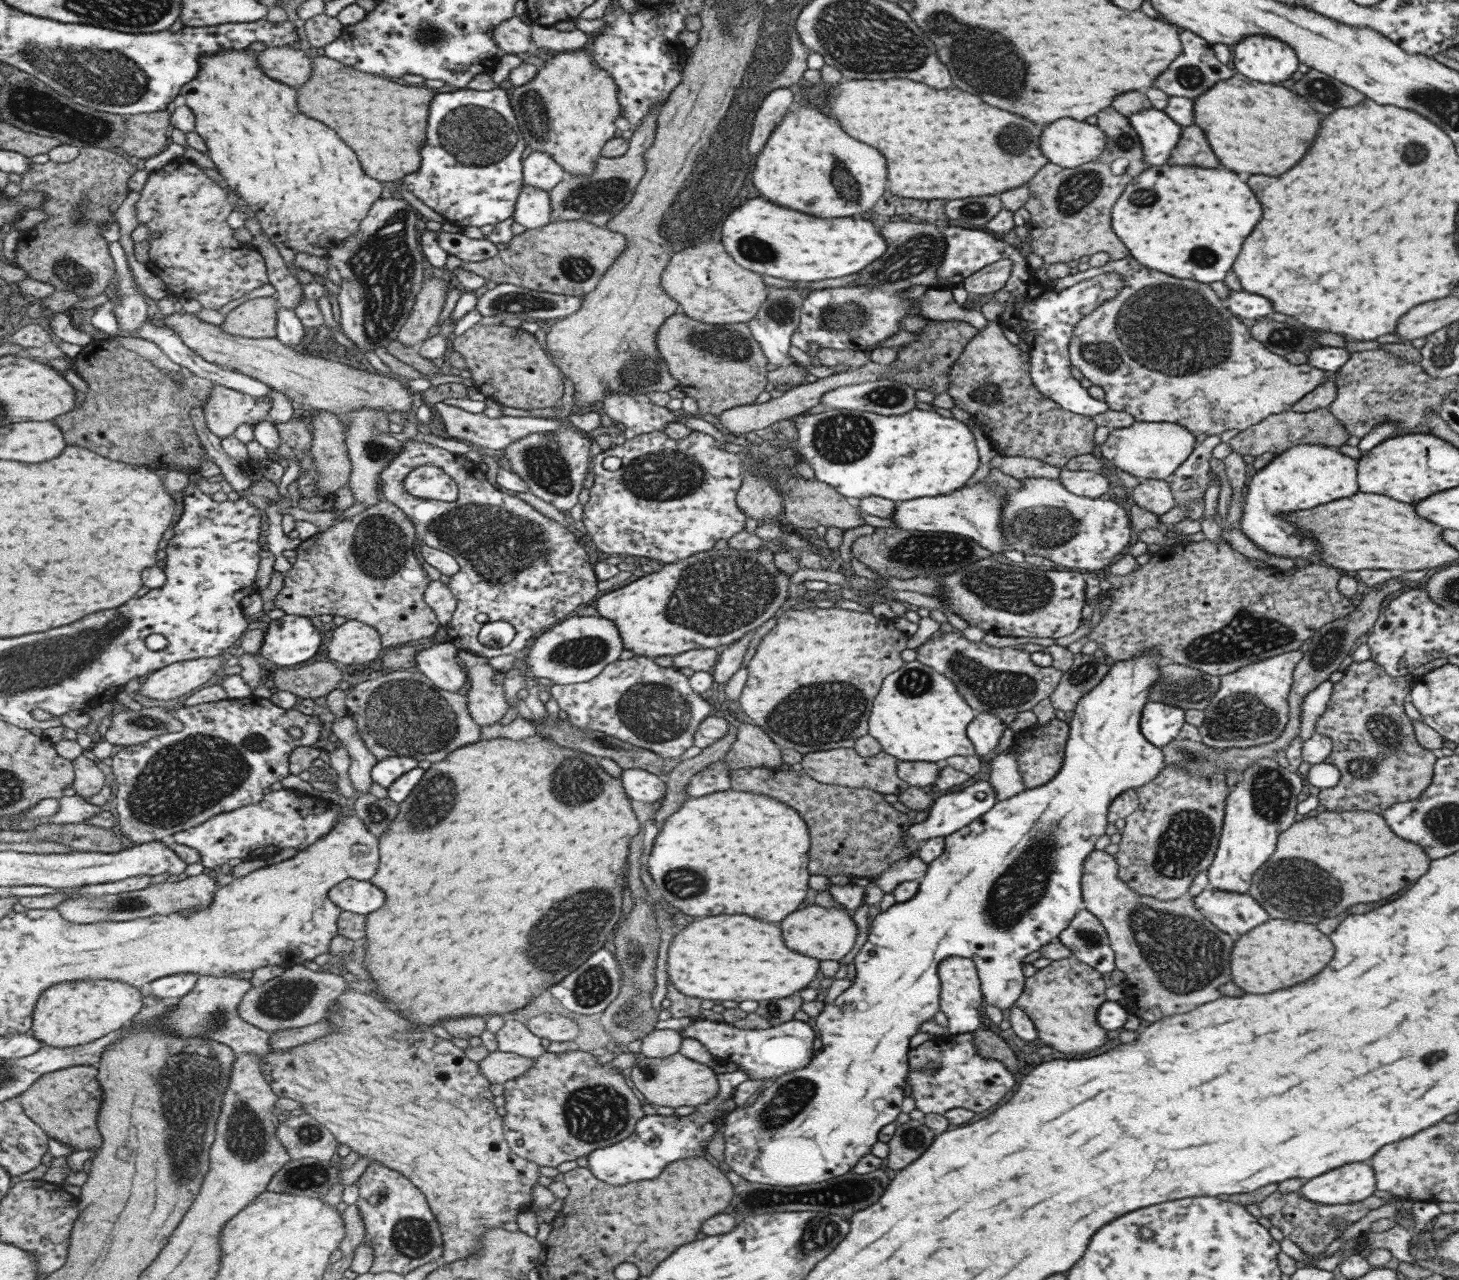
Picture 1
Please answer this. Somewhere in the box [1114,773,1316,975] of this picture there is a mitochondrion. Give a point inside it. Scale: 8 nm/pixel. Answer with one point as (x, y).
(1186, 841)

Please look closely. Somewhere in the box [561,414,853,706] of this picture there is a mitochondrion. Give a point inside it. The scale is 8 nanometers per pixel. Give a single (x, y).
(719, 595)

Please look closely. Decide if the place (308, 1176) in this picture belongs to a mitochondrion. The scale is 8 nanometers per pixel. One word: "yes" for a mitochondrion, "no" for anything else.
yes

